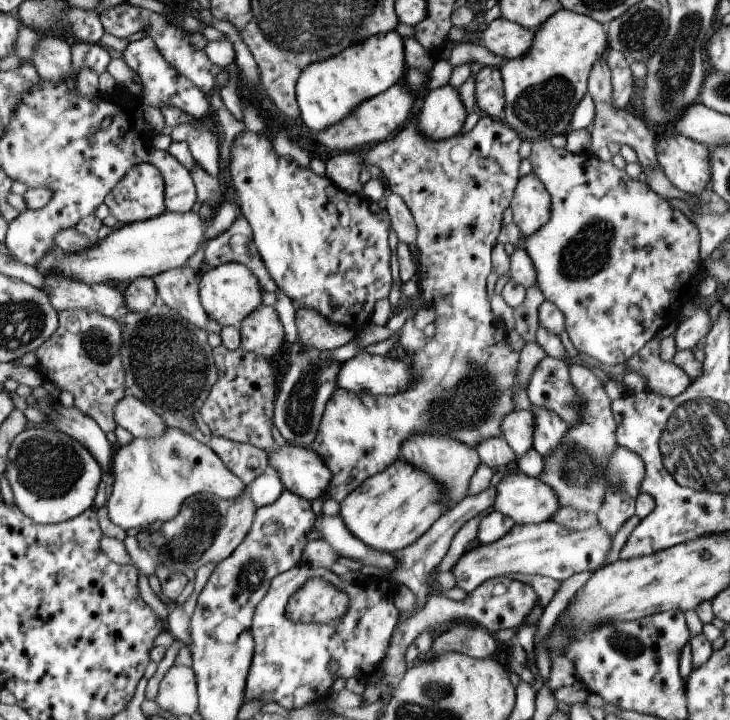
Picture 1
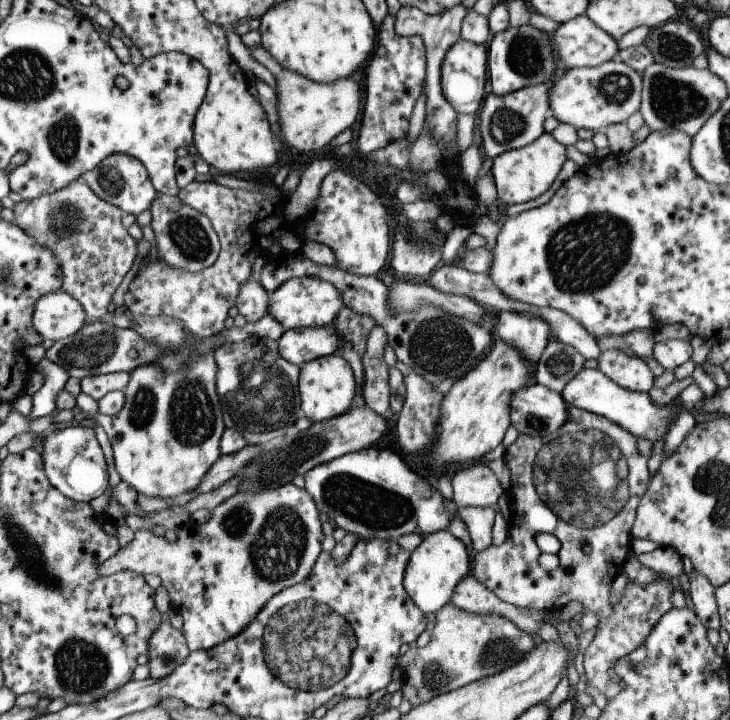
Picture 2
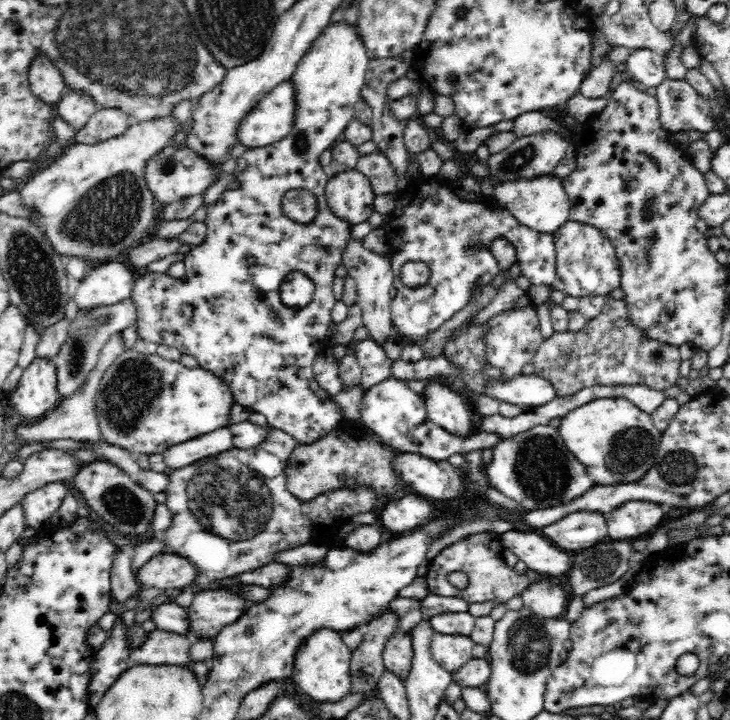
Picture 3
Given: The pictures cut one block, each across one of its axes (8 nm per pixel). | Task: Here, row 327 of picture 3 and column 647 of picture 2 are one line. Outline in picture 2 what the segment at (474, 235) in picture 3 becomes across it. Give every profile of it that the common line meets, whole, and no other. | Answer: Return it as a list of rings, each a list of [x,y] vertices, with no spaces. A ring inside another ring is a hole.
[[[582,367],[582,370],[566,384],[561,395],[565,404],[575,406],[580,410],[604,416],[610,422],[618,424],[626,432],[637,438],[646,438],[650,442],[662,440],[669,430],[670,423],[674,420],[676,412],[682,410],[678,403],[658,406],[654,404],[651,395],[645,392],[631,391],[618,386],[611,378],[608,378],[600,369]]]

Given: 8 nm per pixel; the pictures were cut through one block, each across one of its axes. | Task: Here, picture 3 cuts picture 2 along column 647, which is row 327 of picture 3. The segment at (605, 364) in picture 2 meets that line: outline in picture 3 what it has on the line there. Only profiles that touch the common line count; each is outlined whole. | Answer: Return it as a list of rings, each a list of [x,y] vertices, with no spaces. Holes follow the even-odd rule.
[[[350,240],[346,244],[346,252],[342,254],[342,262],[347,268],[347,274],[355,280],[357,284],[357,303],[362,311],[363,326],[368,329],[370,339],[378,344],[384,345],[388,336],[395,337],[395,330],[391,321],[391,300],[390,288],[395,282],[391,259],[388,254],[381,255],[364,248],[361,241]]]

